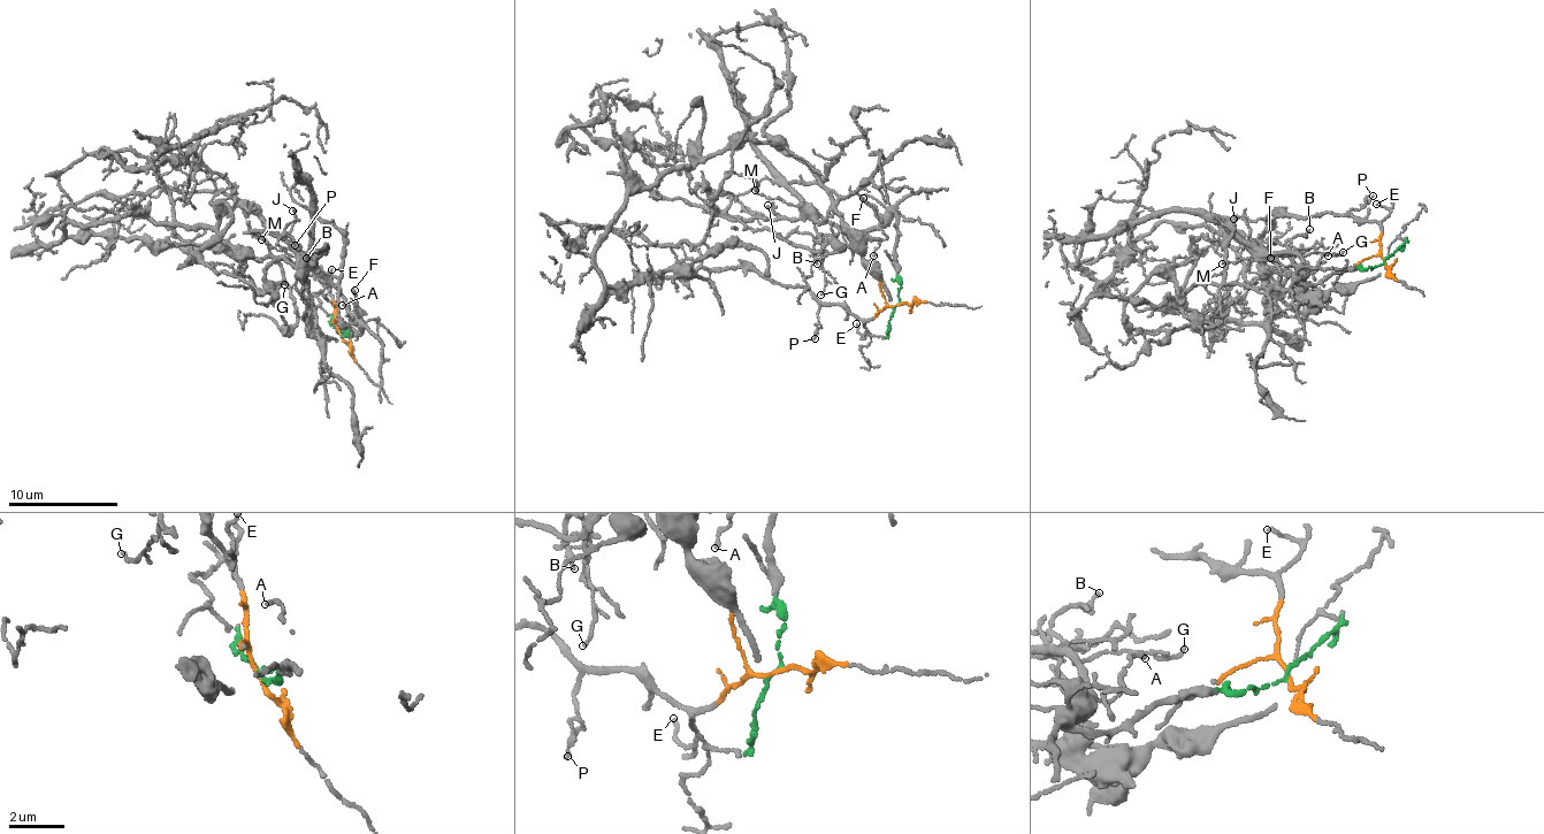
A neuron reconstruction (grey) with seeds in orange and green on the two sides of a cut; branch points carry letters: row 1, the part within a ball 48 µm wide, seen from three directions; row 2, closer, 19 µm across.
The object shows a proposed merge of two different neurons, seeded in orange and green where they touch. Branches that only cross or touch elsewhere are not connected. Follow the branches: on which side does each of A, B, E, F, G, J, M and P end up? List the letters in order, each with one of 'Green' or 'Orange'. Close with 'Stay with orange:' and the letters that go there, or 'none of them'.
A: Green
B: Green
E: Orange
F: Green
G: Green
J: Green
M: Green
P: Orange
Stay with orange: E, P

